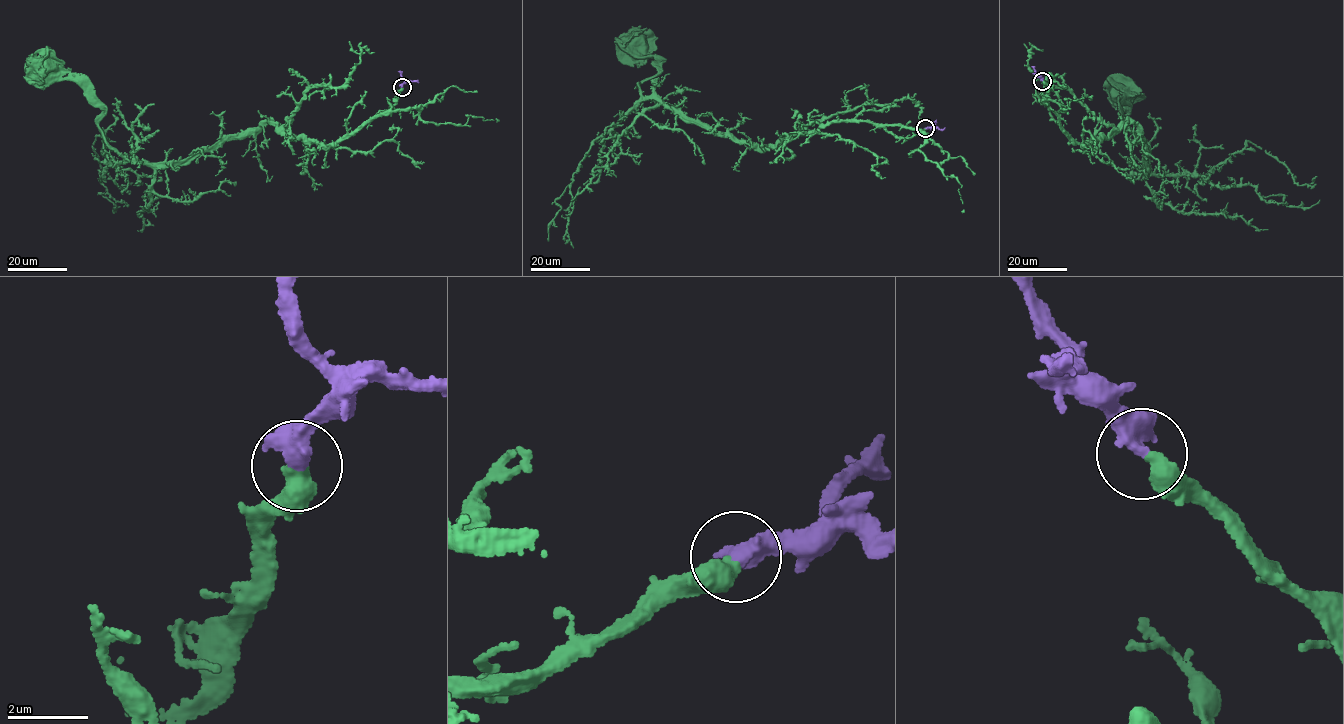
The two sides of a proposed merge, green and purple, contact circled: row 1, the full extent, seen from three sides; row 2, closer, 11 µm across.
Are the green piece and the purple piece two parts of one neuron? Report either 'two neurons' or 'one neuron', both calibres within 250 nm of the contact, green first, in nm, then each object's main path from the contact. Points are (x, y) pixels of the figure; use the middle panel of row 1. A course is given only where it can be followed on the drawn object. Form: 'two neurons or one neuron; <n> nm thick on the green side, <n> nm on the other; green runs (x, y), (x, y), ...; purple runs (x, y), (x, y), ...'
one neuron; 500 nm thick on the green side, 500 nm on the other; green runs (925, 128), (897, 137), (837, 121), (774, 147), (734, 139), (643, 98), (637, 84), (660, 69), (638, 45); purple runs (926, 128), (945, 127)

